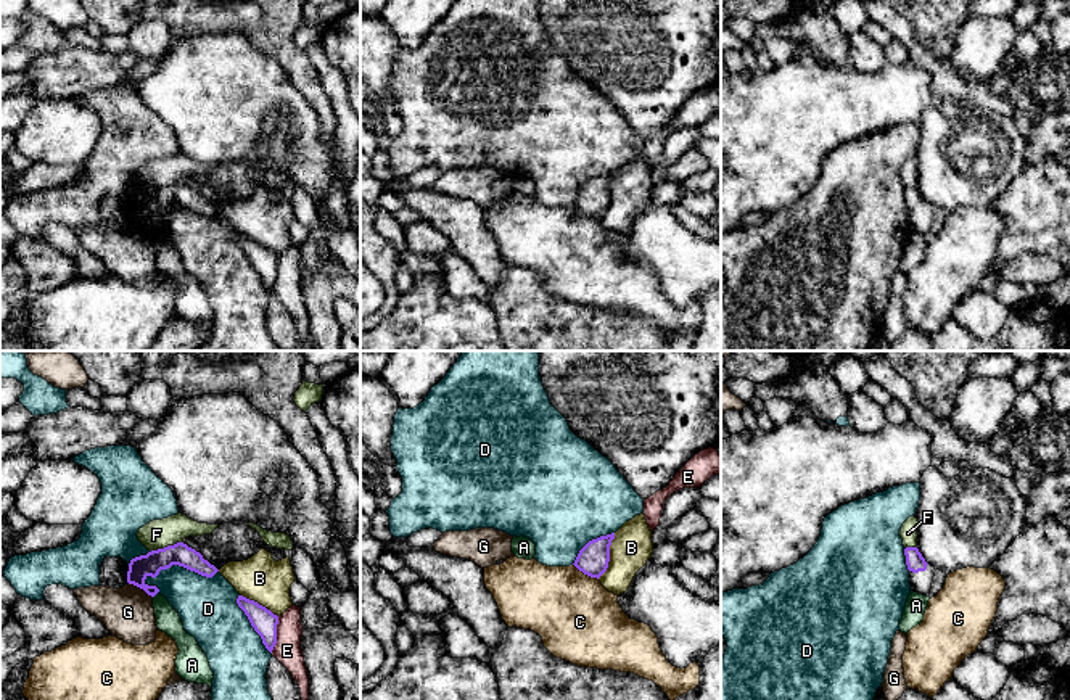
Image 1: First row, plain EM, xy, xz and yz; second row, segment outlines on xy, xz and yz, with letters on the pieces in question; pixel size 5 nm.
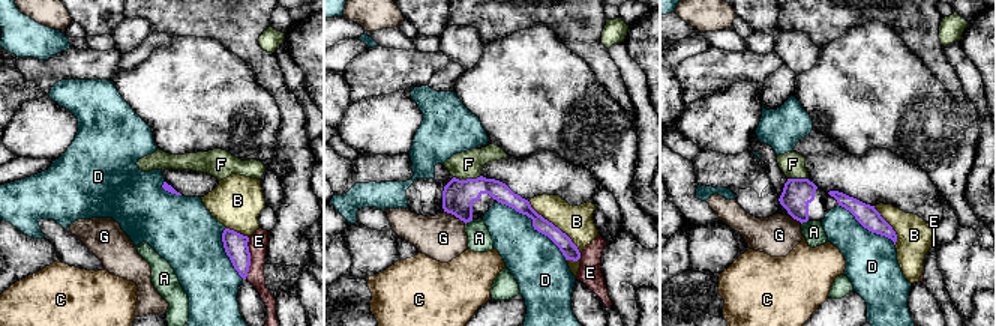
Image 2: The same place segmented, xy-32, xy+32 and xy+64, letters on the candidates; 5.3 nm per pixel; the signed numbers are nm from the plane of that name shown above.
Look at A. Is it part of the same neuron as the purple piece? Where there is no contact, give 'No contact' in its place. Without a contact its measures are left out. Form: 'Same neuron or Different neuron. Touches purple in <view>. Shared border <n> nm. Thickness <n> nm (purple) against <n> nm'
Different neuron. Touches purple in xy. Shared border 40 nm. Thickness 110 nm (purple) against 120 nm

